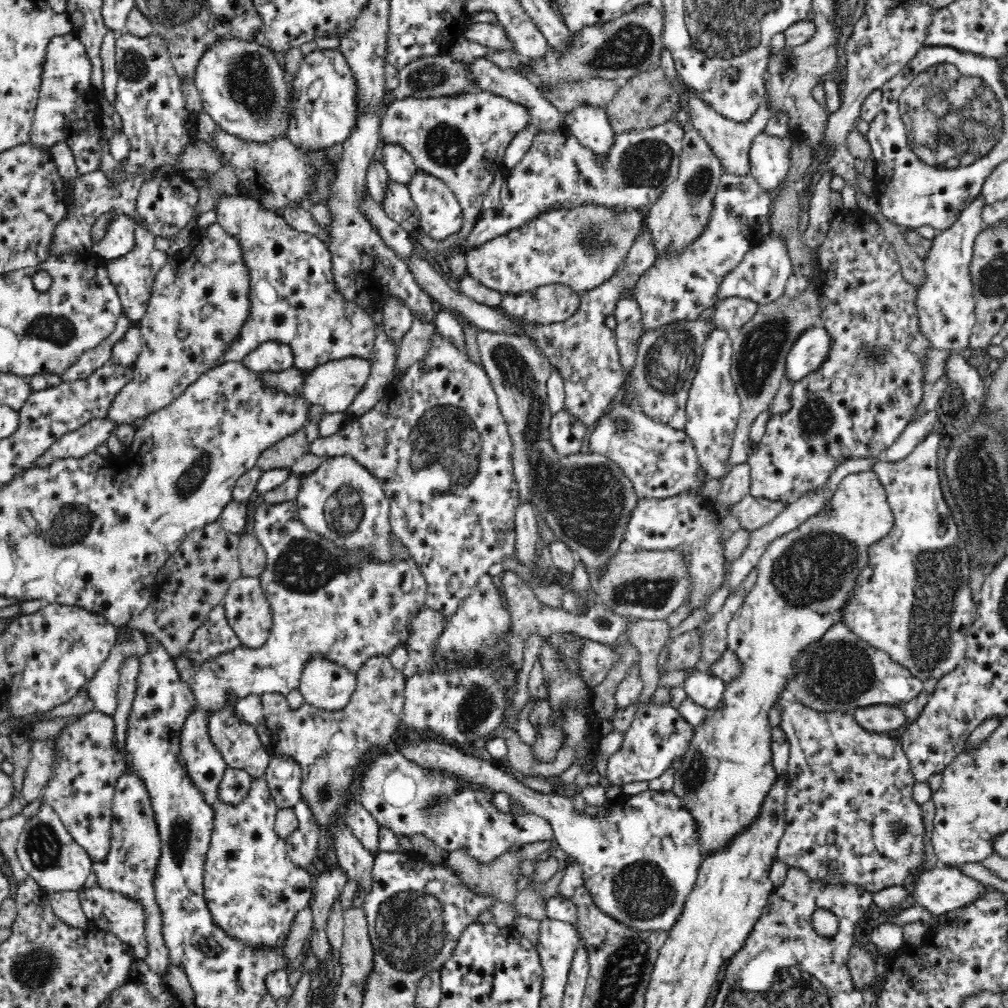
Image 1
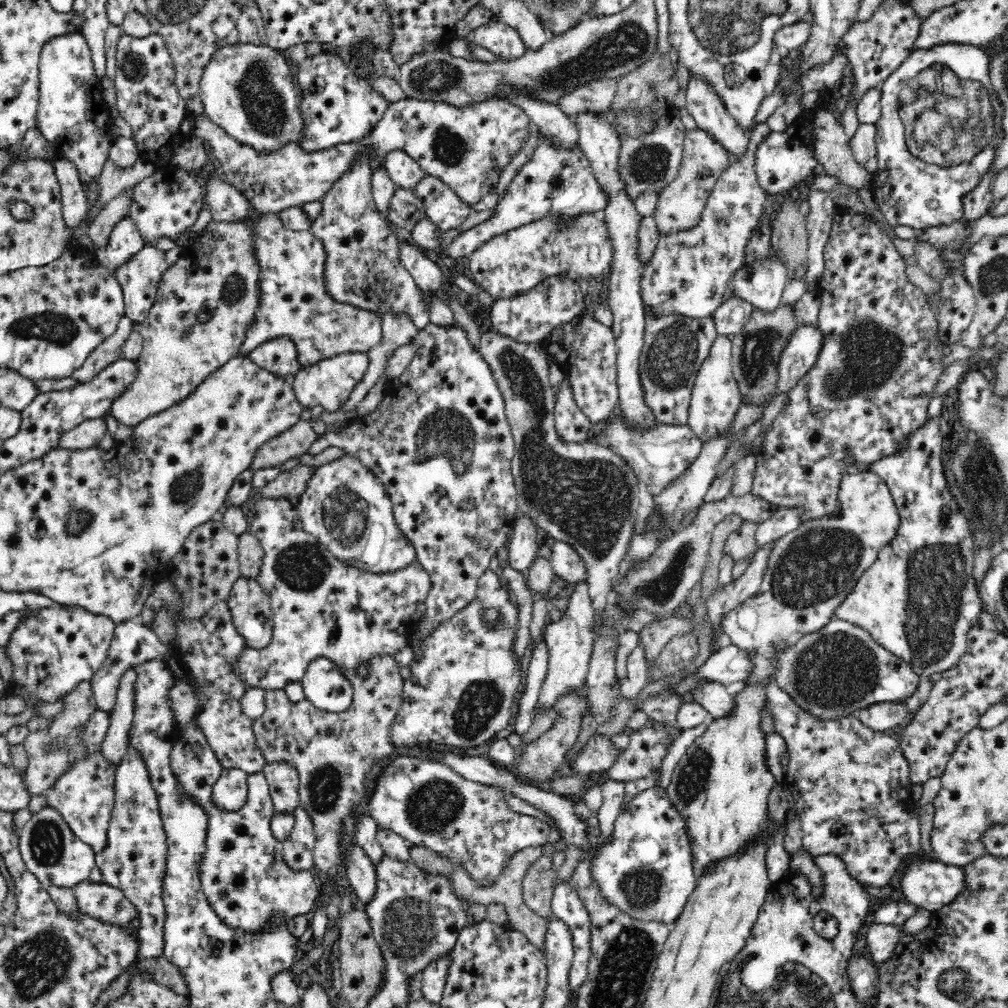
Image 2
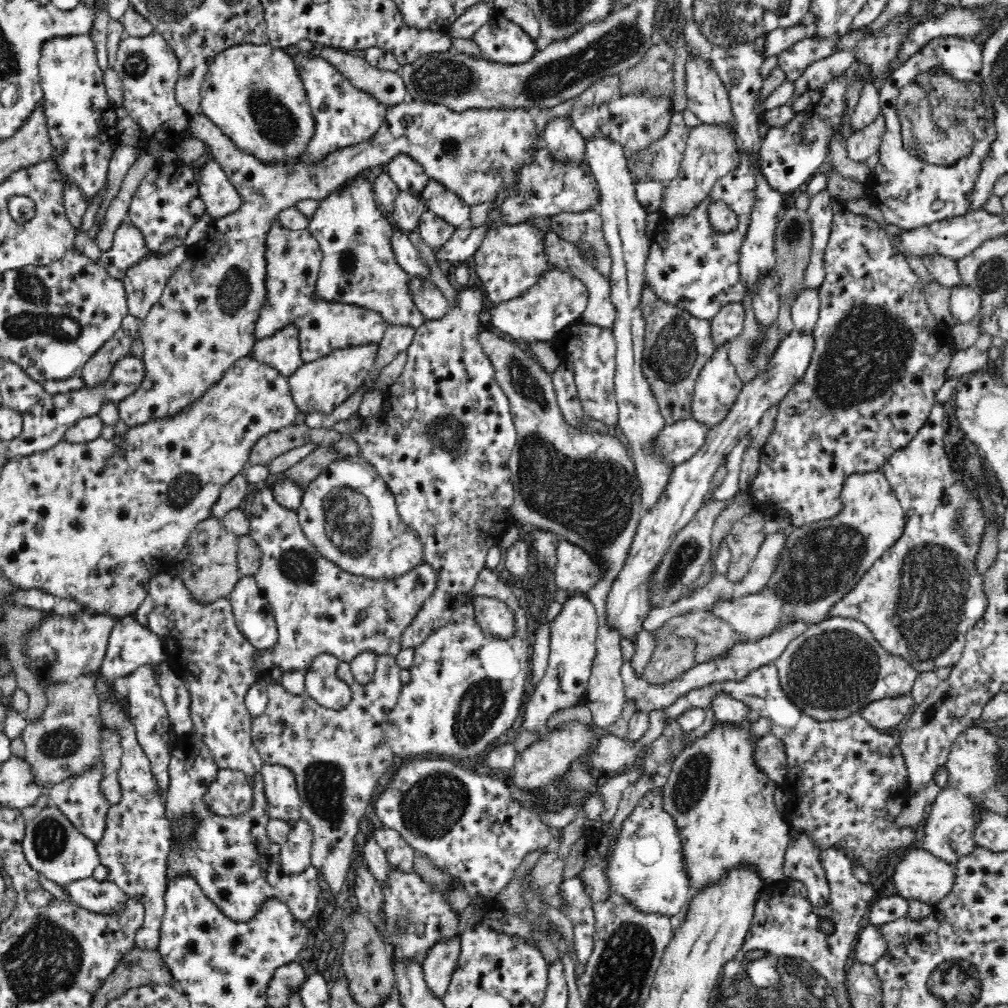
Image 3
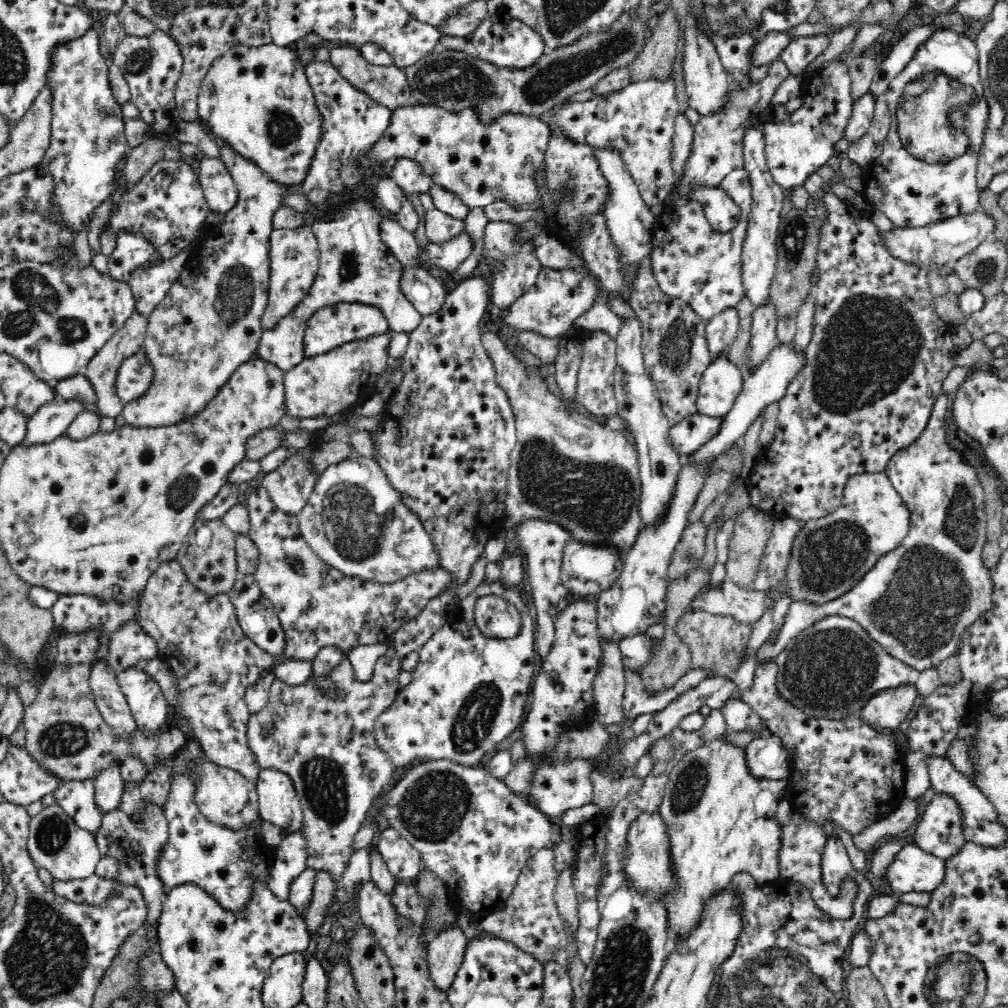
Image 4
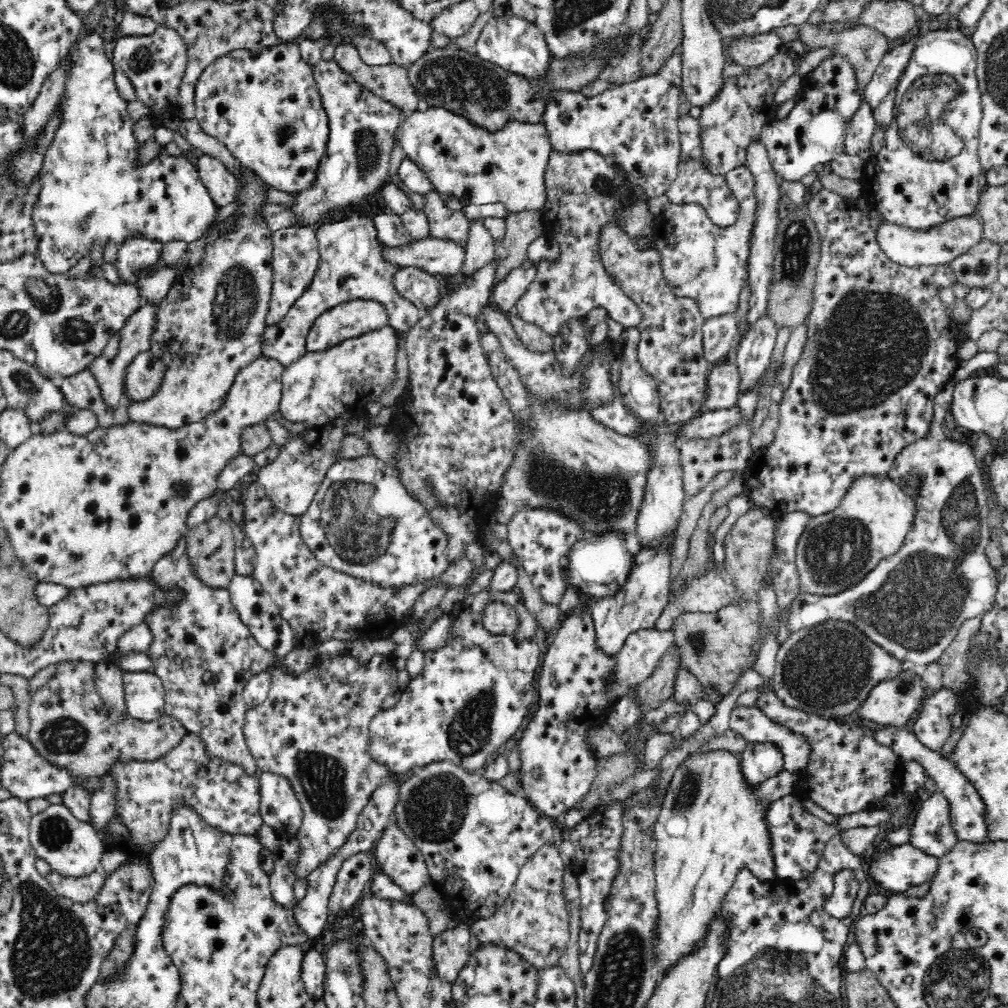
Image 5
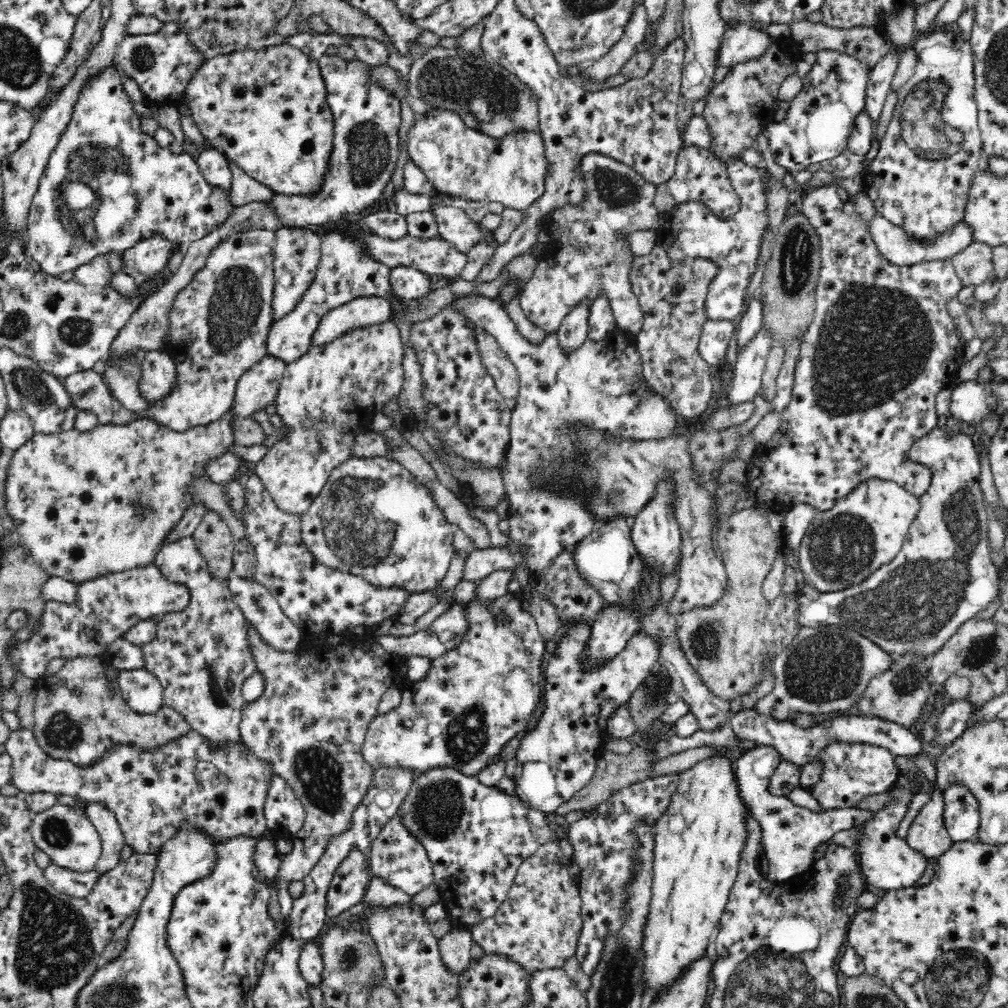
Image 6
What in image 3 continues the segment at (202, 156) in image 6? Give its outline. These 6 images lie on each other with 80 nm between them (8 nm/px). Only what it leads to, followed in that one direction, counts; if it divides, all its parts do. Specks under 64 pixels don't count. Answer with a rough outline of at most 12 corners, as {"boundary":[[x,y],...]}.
{"boundary":[[214,158],[200,170],[206,212],[219,219],[241,205],[222,165]]}

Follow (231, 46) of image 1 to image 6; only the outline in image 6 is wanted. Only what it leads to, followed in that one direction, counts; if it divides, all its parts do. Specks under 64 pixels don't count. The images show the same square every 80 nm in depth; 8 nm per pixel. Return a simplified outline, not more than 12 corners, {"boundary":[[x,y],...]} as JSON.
{"boundary":[[286,42],[217,54],[181,99],[285,197],[322,192],[334,115]]}

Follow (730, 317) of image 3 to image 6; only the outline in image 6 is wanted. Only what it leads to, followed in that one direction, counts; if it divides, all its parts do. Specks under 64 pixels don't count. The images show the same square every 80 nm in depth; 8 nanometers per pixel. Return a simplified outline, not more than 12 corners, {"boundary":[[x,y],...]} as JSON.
{"boundary":[[708,319],[698,353],[708,366],[722,365],[736,322]]}

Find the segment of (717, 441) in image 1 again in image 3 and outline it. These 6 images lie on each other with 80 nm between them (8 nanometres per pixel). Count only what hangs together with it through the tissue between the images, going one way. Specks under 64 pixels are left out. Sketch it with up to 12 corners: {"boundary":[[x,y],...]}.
{"boundary":[[716,348],[695,383],[693,417],[726,418],[744,384]]}

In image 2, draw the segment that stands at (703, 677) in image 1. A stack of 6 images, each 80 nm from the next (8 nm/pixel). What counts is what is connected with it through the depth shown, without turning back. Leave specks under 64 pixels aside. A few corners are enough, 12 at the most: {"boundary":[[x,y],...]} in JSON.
{"boundary":[[719,682],[692,688],[712,719],[736,714],[734,693]]}

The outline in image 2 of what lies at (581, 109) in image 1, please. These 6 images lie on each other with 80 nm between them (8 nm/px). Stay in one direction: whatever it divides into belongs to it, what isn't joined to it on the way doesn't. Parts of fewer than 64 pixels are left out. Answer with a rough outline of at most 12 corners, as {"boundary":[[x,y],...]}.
{"boundary":[[594,111],[572,117],[607,194],[607,303],[619,407],[658,427],[640,377],[645,336],[643,216],[622,177],[621,140]]}

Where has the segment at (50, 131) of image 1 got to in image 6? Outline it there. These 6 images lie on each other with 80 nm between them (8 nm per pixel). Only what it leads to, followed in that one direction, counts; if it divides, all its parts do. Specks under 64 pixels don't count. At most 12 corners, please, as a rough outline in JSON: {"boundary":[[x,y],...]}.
{"boundary":[[110,66],[82,90],[29,210],[58,276],[237,207],[144,134]]}

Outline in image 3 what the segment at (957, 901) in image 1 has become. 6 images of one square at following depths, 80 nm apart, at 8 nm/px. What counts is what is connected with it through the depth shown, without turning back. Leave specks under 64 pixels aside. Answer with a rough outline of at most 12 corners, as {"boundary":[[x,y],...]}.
{"boundary":[[906,850],[892,880],[904,899],[934,904],[954,868],[926,850]]}

